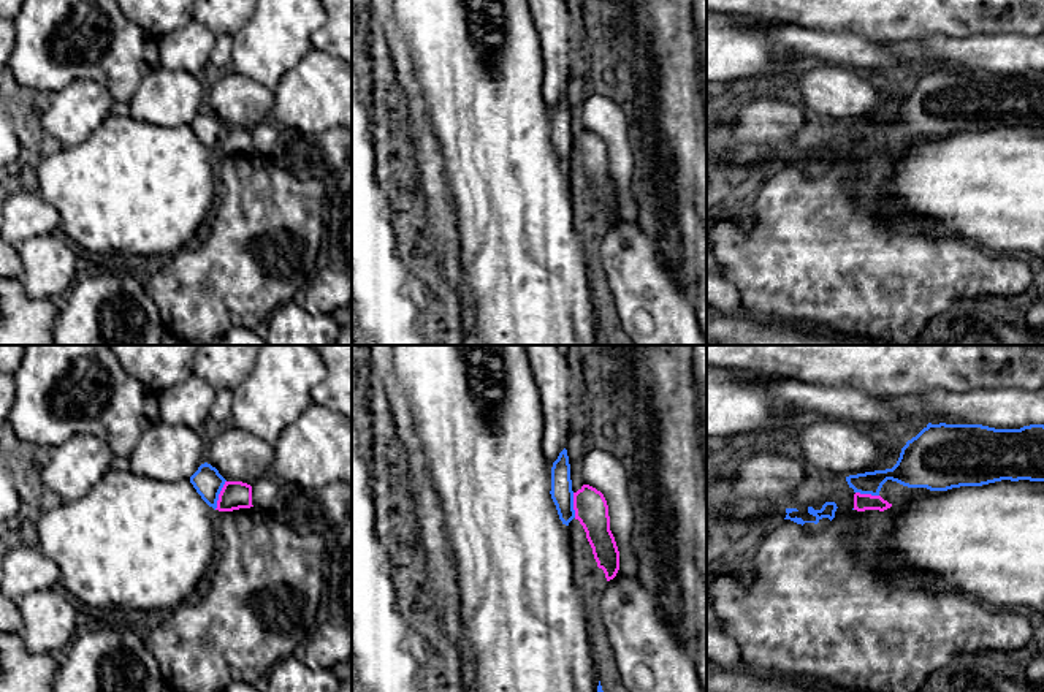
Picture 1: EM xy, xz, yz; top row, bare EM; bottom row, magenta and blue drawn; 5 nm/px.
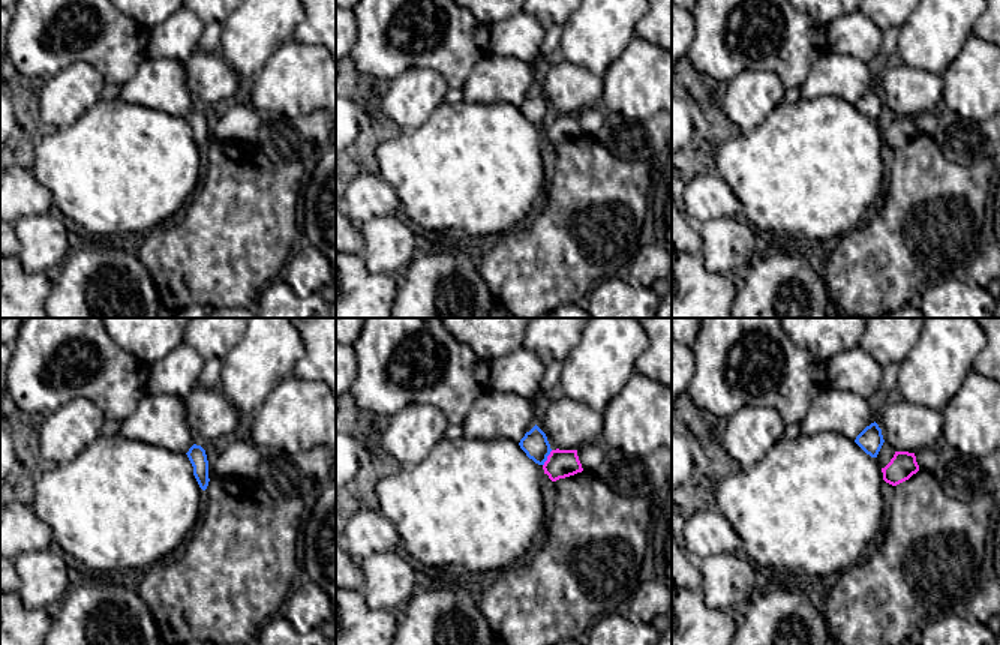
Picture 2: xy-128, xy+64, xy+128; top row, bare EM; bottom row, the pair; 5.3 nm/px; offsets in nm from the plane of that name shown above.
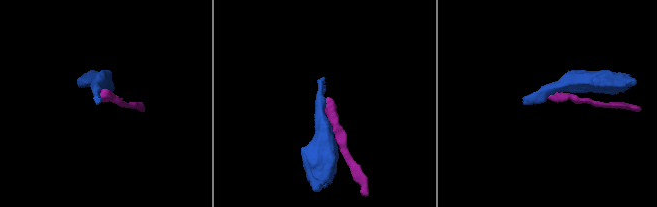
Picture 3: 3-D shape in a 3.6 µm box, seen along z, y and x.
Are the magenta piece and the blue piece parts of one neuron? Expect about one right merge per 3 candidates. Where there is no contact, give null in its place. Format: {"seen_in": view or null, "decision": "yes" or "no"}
{"seen_in": "xy", "decision": "no"}

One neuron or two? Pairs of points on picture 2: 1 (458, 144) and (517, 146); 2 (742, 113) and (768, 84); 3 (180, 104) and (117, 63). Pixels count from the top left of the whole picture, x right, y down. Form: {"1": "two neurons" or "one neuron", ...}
{"1": "one neuron", "2": "one neuron", "3": "two neurons"}

